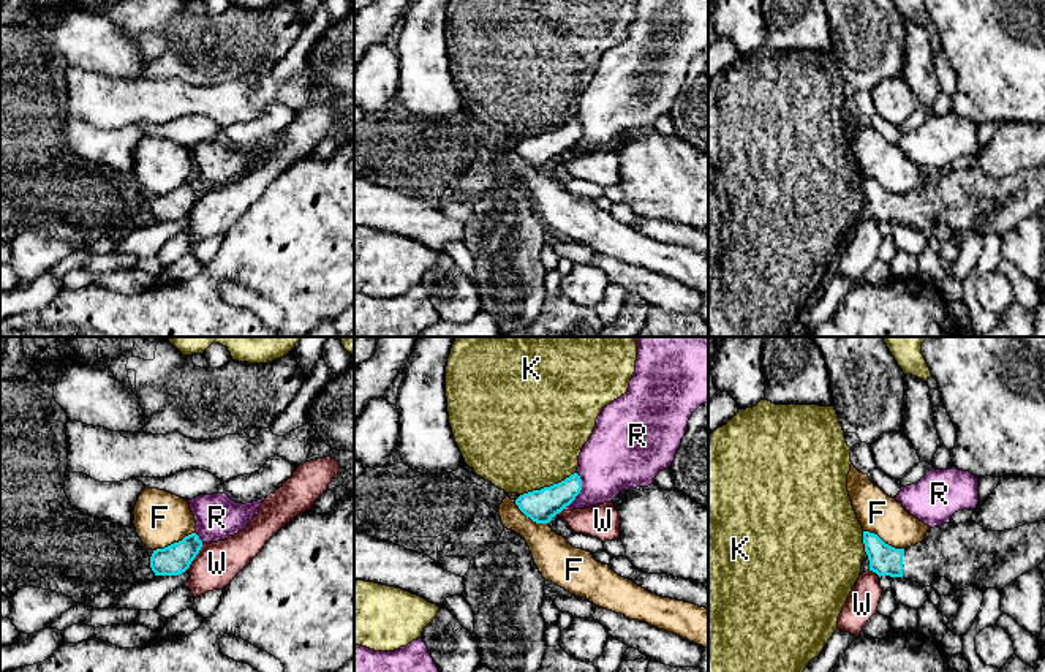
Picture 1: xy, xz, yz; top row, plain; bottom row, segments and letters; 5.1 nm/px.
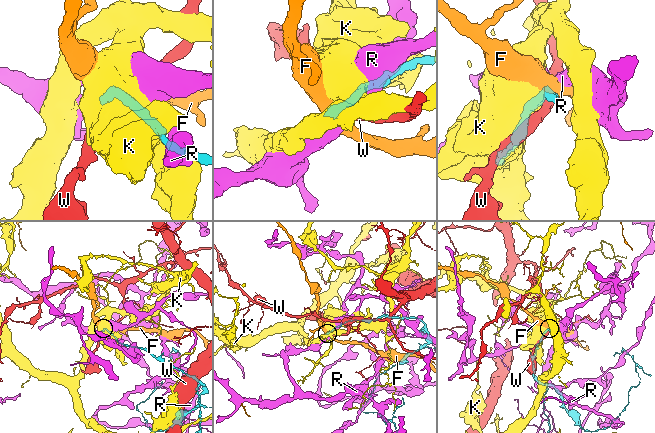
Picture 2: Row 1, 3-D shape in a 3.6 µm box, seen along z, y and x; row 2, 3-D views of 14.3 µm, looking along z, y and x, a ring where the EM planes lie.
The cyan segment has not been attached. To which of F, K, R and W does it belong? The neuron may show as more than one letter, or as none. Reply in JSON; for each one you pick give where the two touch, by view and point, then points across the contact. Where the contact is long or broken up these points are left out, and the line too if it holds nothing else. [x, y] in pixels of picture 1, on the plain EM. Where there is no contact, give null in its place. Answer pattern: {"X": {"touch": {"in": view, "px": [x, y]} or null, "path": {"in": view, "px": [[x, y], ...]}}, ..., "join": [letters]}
{"join": []}

